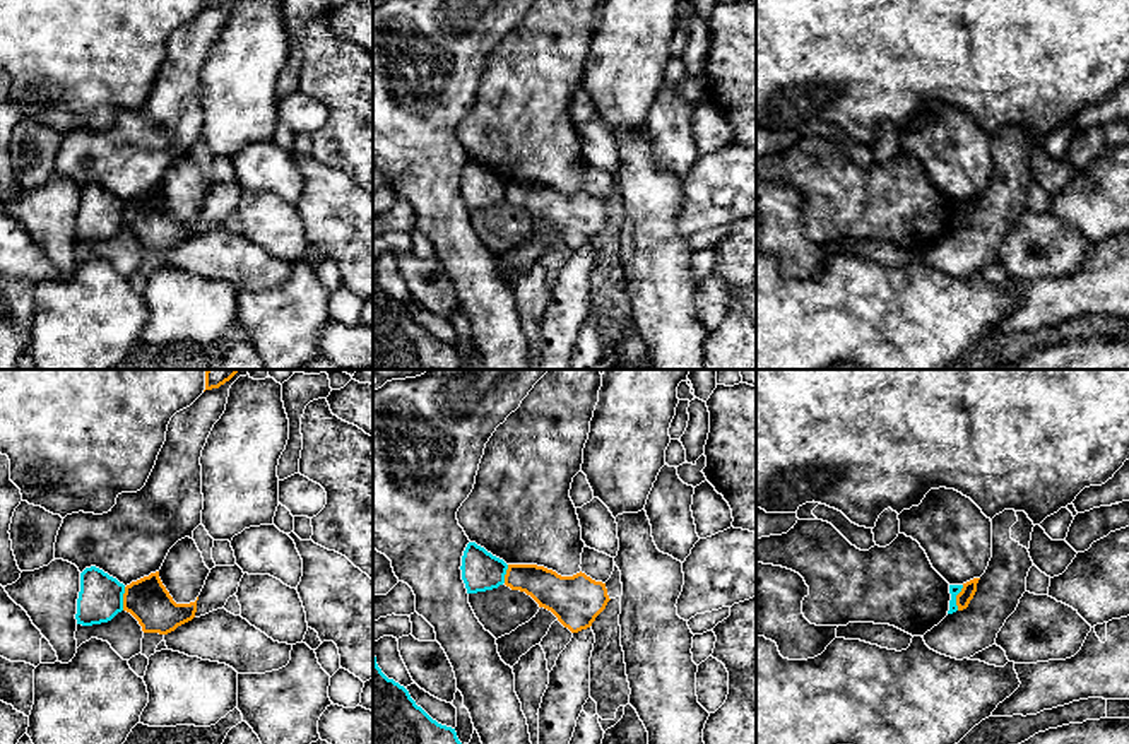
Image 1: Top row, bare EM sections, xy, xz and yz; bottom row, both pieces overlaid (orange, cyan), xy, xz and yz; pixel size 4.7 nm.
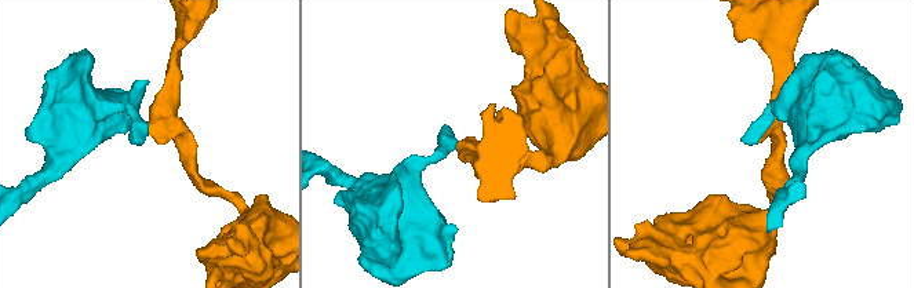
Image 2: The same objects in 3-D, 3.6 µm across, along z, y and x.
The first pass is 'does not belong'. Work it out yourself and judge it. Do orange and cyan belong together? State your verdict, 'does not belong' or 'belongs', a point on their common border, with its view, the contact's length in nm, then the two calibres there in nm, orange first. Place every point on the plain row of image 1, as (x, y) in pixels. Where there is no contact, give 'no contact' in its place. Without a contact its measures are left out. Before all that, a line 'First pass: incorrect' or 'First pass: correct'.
First pass: correct
does not belong | yz (957, 214) | 120 nm | 70/50 nm

